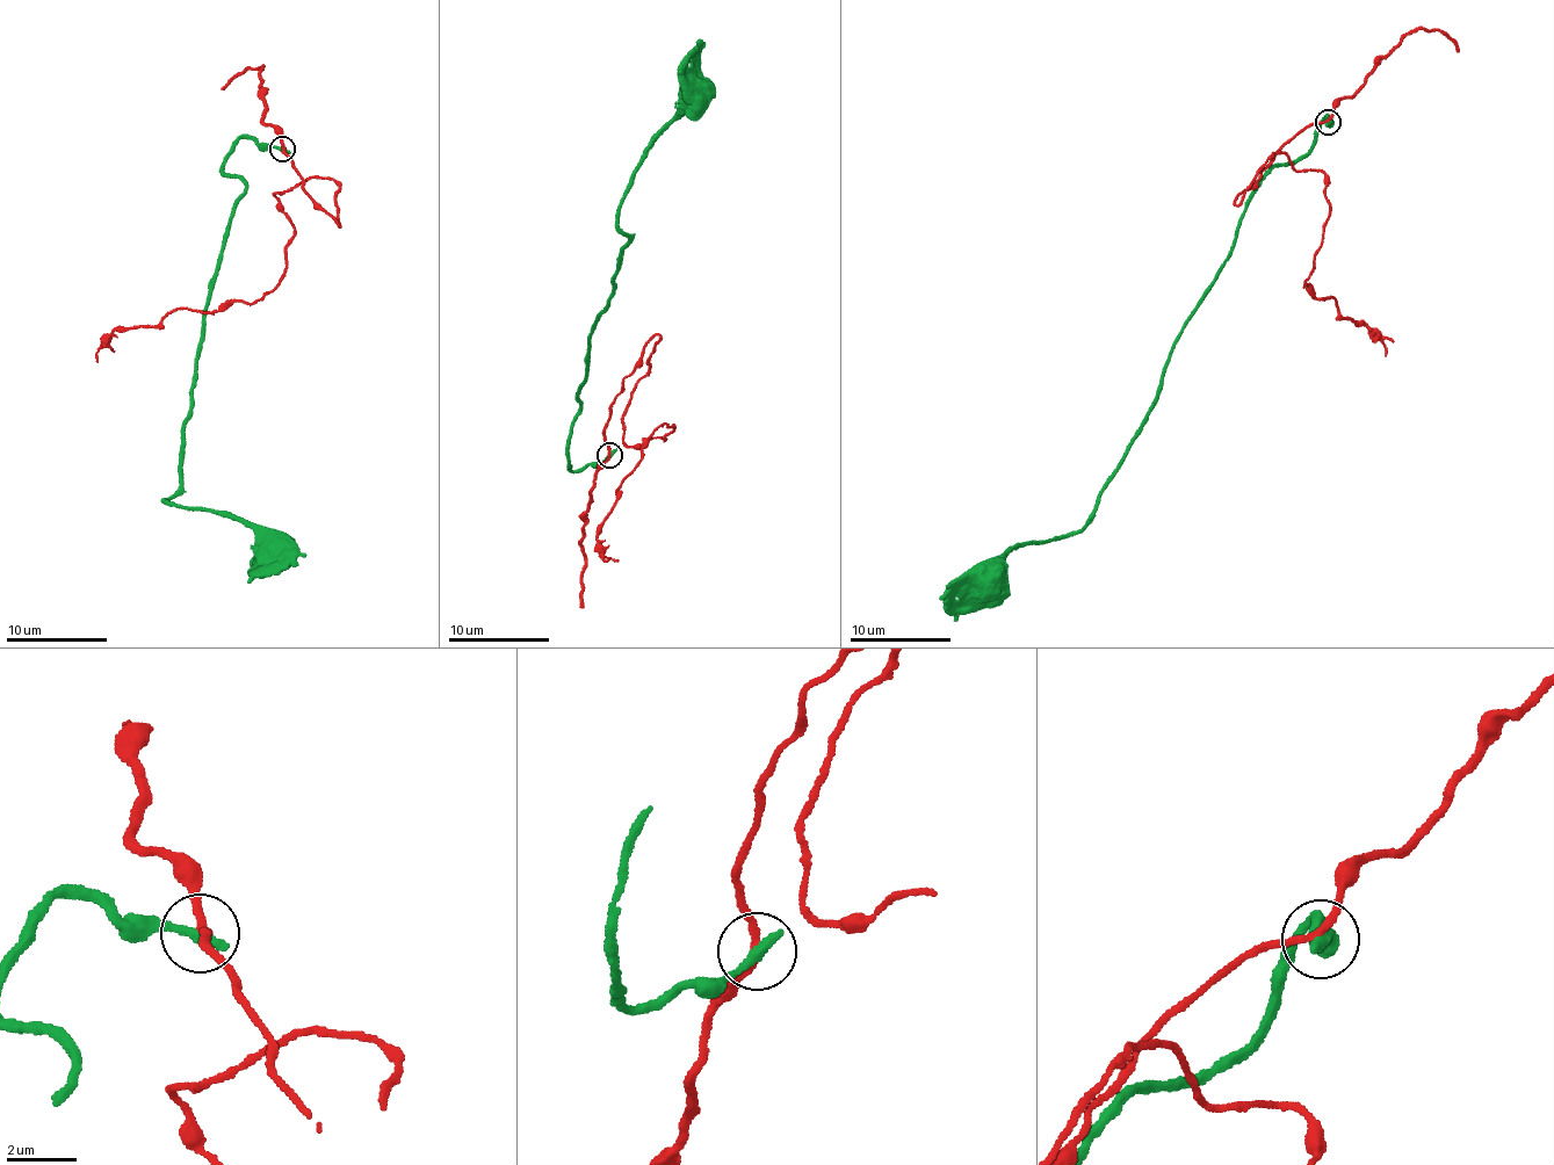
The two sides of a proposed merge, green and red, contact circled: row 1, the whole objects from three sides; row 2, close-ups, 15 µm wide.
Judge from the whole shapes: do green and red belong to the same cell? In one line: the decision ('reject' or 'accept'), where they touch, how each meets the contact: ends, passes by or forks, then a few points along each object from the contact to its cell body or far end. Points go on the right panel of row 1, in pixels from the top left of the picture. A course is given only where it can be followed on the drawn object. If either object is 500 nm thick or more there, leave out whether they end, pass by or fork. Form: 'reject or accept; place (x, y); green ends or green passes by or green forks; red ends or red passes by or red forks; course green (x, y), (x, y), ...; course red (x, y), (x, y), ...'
reject; place (1328, 122); green ends; red passes by; course green (1328, 123), (1245, 205), (1097, 508), (1072, 533), (1010, 548), (995, 578); course red (1327, 122), (1301, 129), (1236, 203), (1273, 153), (1318, 171), (1329, 214), (1305, 281), (1372, 327), (1385, 356)

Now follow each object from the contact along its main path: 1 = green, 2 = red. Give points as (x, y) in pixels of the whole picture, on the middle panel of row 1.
1: (609, 455), (570, 467), (591, 334), (609, 309), (628, 245), (619, 207), (651, 138), (696, 101)
2: (609, 453), (623, 382), (657, 335), (622, 418), (626, 442), (676, 426), (619, 485), (599, 536), (611, 558)

